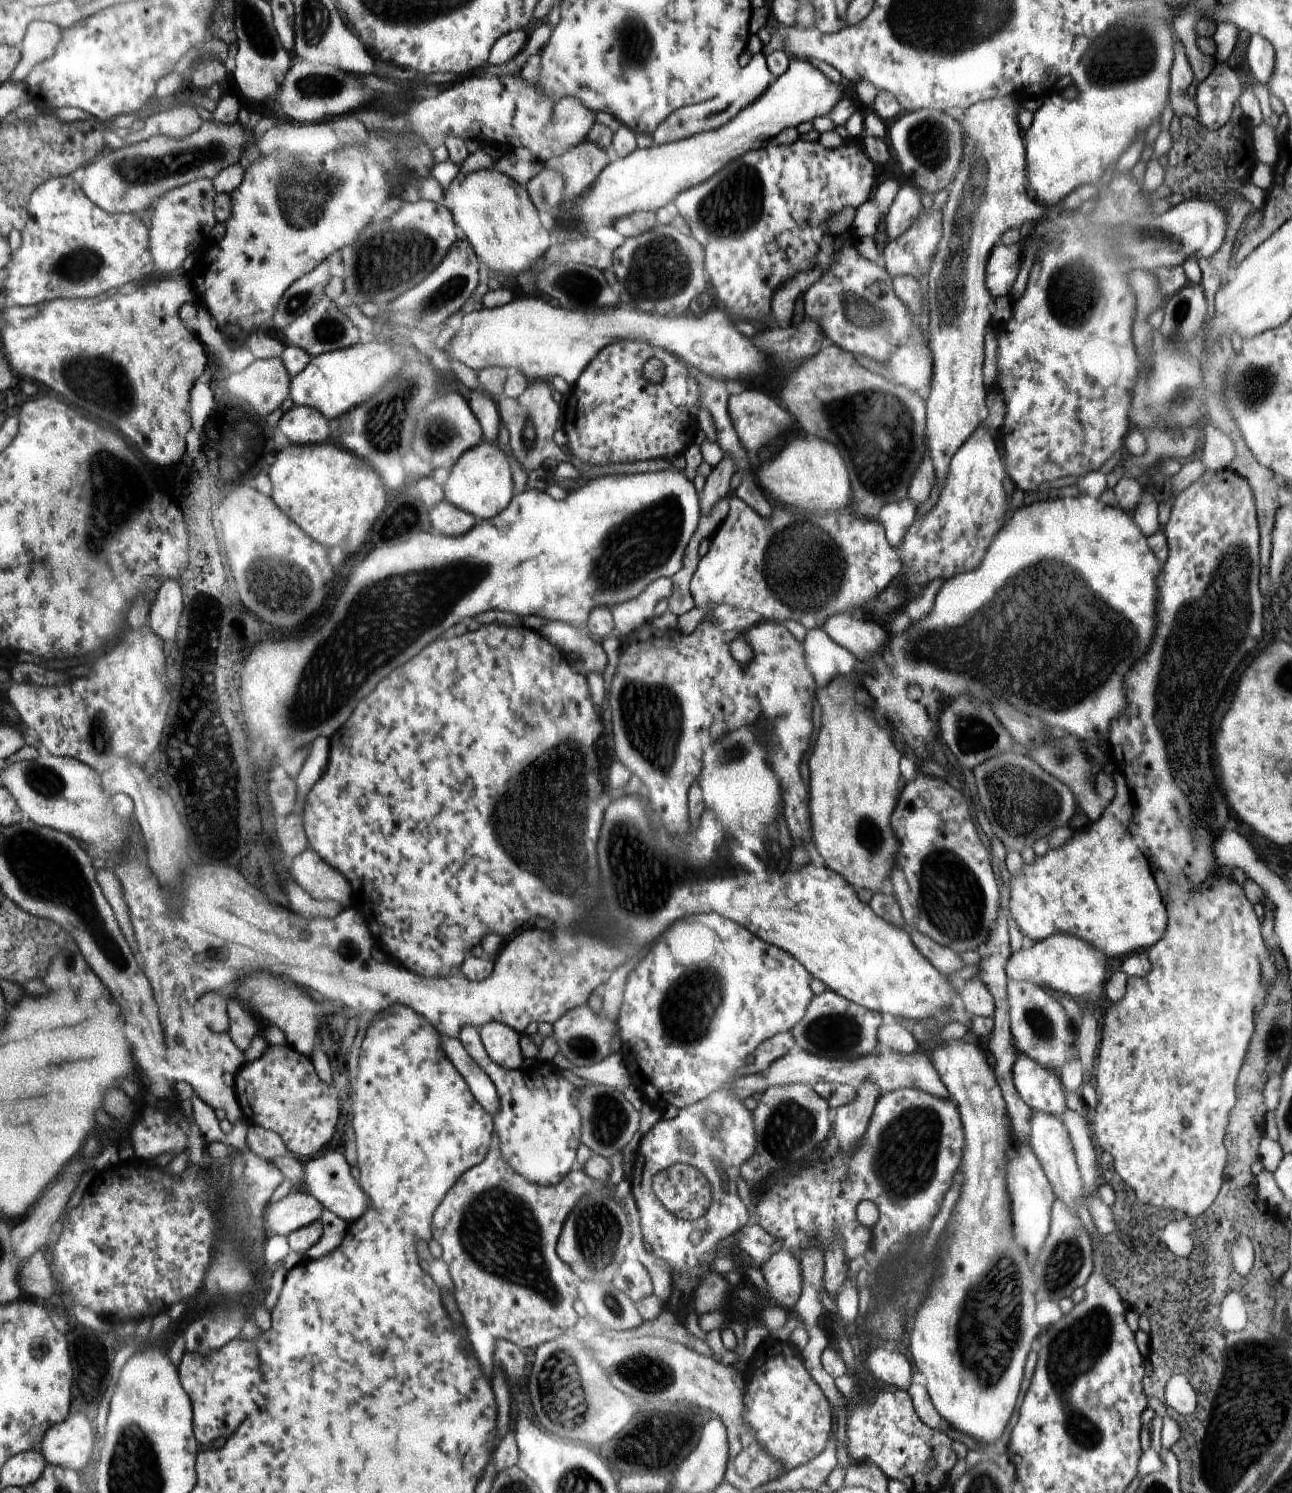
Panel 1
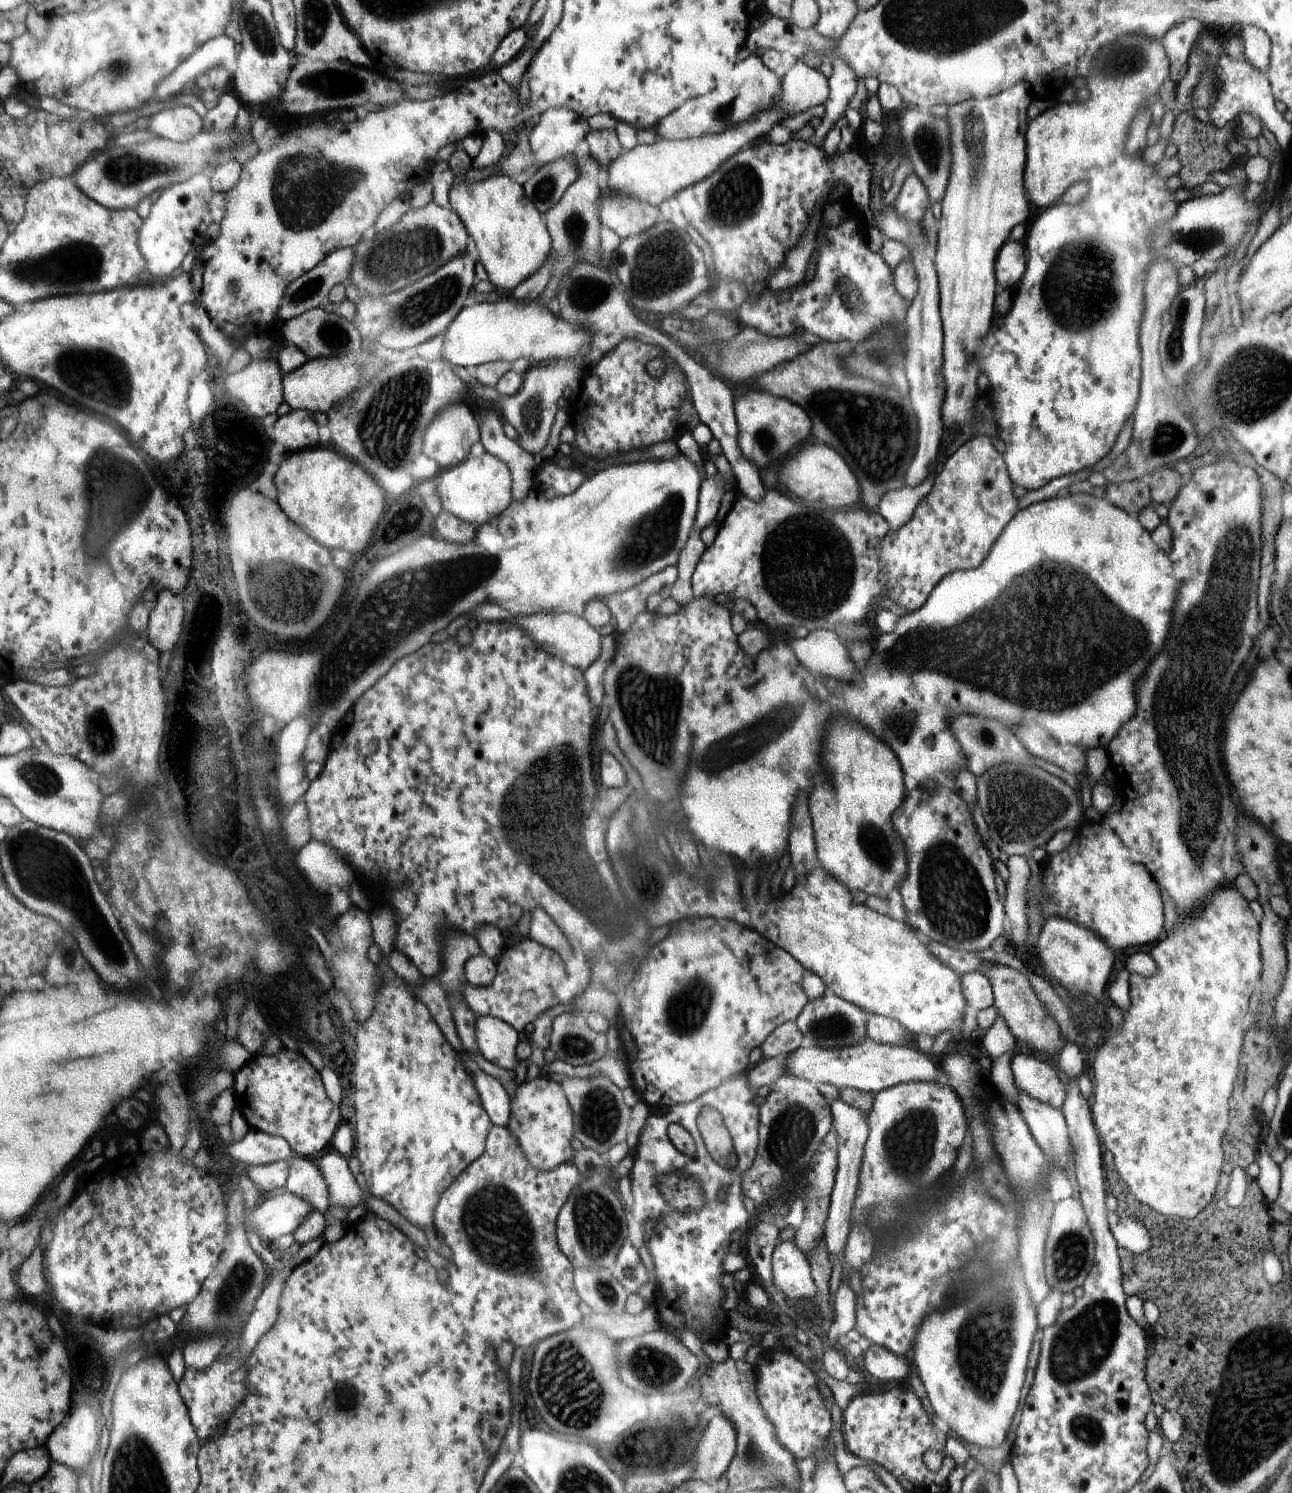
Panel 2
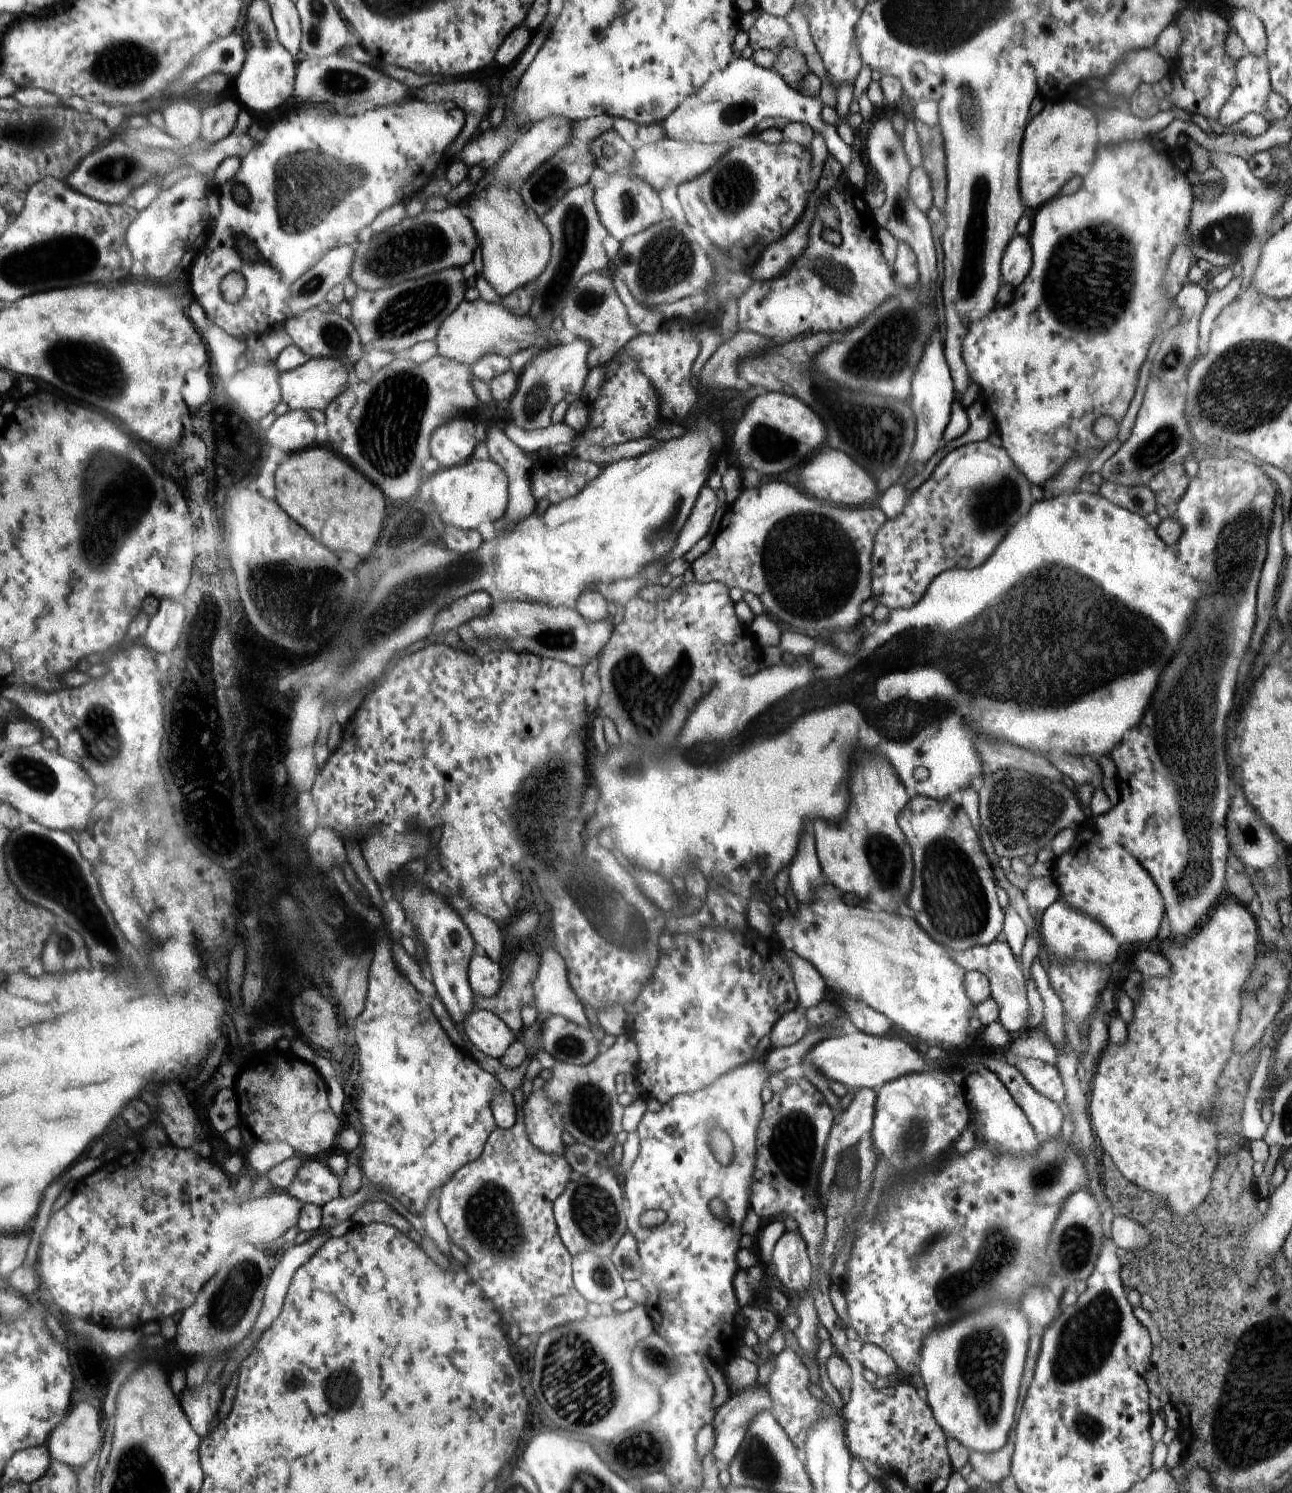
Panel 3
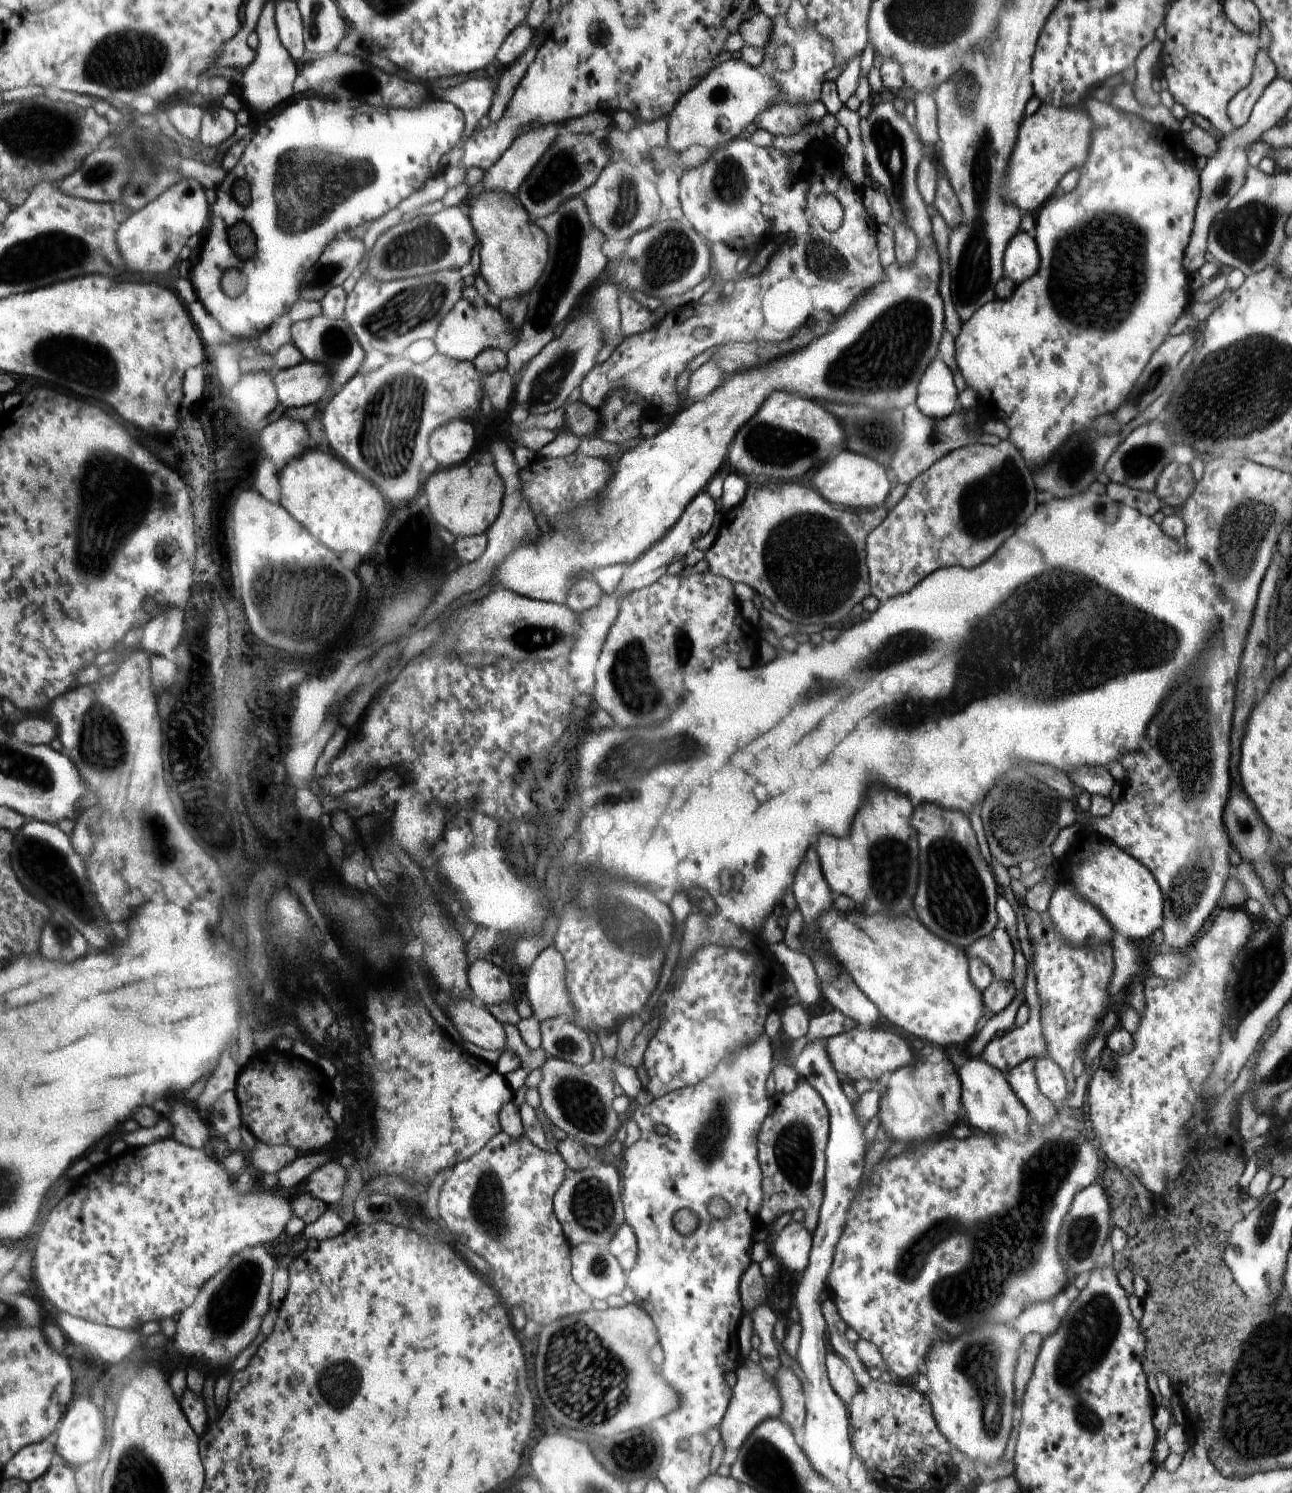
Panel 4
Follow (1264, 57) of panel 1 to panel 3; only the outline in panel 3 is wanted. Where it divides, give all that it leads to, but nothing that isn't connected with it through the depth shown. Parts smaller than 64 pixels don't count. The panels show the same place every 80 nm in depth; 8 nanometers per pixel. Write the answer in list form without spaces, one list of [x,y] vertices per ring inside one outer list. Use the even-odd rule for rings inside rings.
[[[1245,10],[1235,11],[1231,27],[1236,29],[1238,36],[1242,38],[1246,50],[1251,55],[1262,57],[1267,47],[1267,36],[1262,22],[1257,16]]]

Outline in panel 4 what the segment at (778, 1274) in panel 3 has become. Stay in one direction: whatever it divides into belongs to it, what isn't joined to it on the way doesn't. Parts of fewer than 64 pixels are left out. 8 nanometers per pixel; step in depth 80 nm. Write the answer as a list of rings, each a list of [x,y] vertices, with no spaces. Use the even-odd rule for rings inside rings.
[[[792,1220],[782,1228],[781,1235],[771,1246],[771,1255],[790,1274],[802,1274],[809,1264],[813,1233],[803,1222]]]

